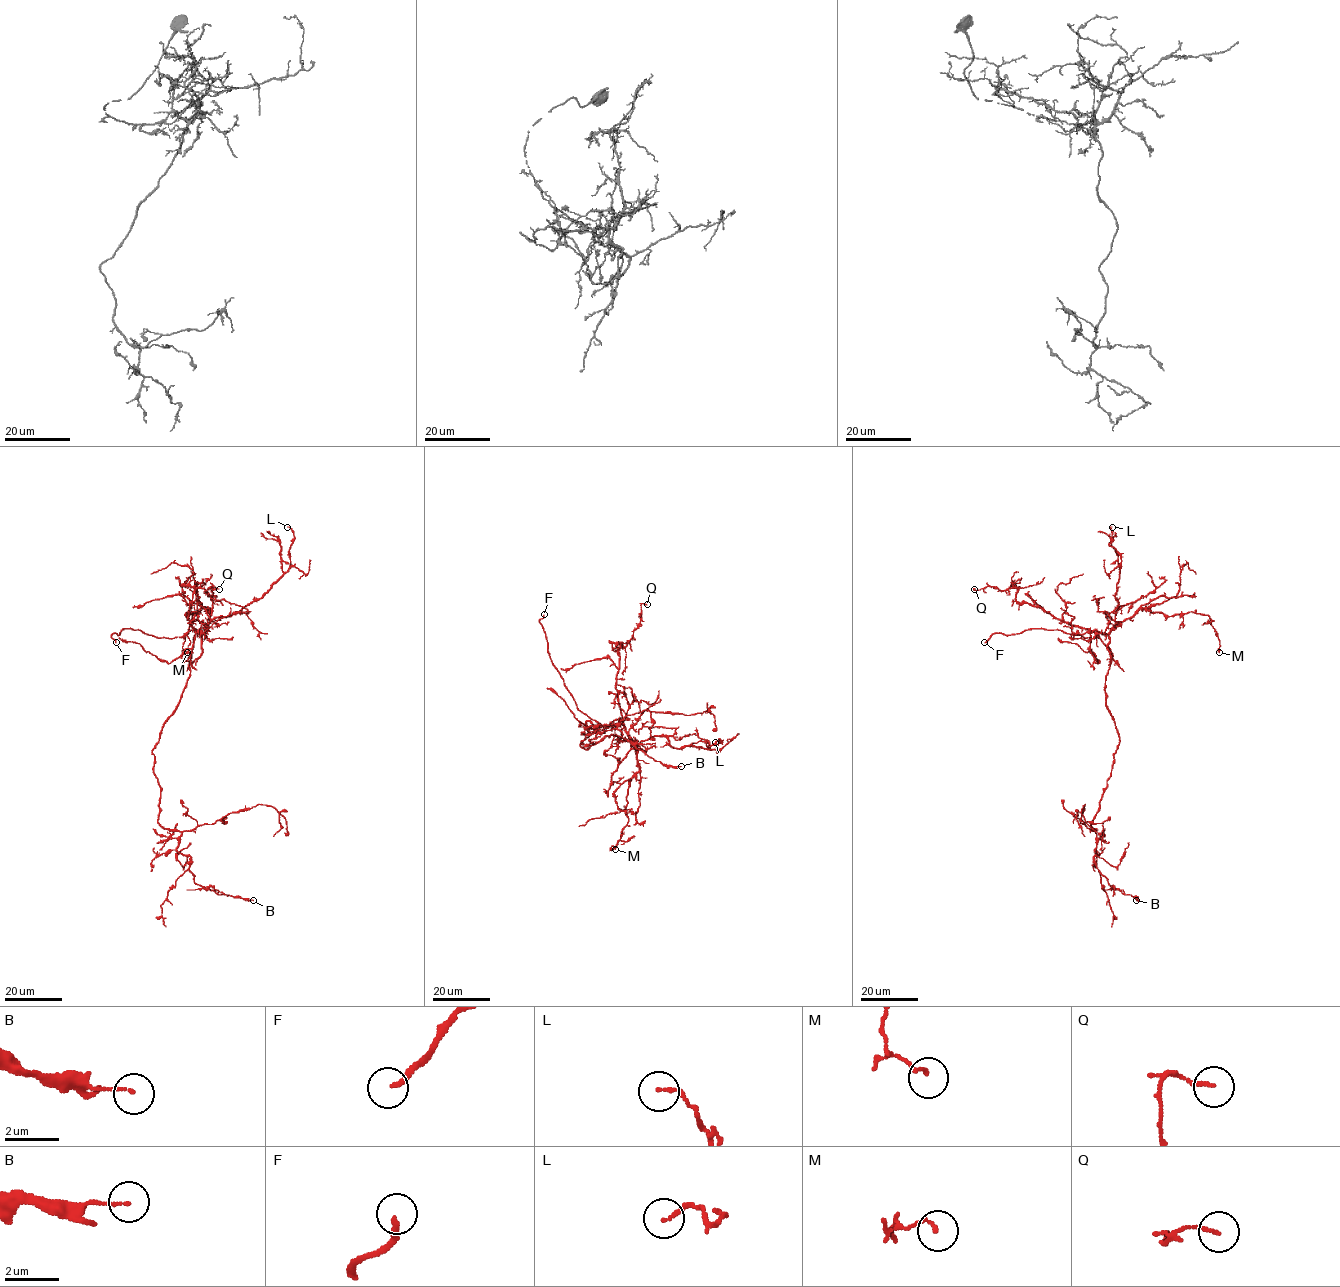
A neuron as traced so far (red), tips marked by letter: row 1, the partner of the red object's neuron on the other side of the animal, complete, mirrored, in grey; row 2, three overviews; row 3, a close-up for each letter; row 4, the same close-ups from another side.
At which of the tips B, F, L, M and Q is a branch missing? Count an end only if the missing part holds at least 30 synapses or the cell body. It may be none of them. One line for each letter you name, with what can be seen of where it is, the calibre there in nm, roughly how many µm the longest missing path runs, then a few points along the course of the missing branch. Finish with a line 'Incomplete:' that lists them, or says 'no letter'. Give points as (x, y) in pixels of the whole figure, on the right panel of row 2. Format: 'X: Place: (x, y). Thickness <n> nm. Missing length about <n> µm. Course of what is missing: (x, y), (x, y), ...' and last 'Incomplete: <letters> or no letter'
F: Place: (984, 642). Thickness 200 nm. Missing length about 30 µm. Course of what is missing: (984, 642), (958, 667), (967, 684), (969, 704), (967, 707)
Incomplete: F

